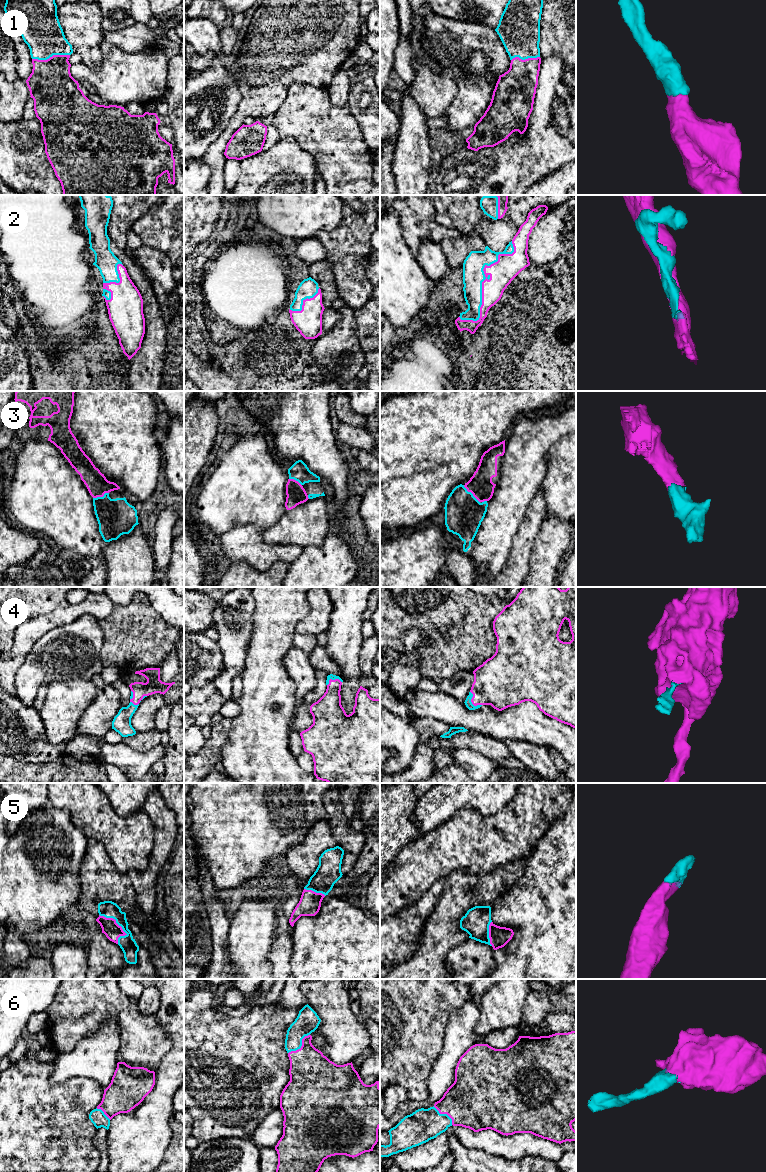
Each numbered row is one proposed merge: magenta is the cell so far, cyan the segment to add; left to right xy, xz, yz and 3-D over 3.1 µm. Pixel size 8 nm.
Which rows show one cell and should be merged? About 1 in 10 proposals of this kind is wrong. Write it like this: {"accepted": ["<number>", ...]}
{"accepted": ["1", "2", "3", "4", "5", "6"]}

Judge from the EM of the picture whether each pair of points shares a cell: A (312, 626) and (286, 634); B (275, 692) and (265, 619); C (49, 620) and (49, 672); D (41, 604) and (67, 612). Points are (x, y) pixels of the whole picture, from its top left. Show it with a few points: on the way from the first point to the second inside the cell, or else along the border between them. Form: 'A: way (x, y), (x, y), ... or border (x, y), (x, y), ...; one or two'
A: border (309, 612), (296, 624), (295, 632); two
B: way (266, 674), (266, 637); one
C: border (71, 621), (47, 631), (32, 646); two
D: border (67, 603), (32, 617); two

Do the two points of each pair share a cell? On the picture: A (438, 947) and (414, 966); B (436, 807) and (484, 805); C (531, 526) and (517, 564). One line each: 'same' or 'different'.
A: same
B: same
C: same

